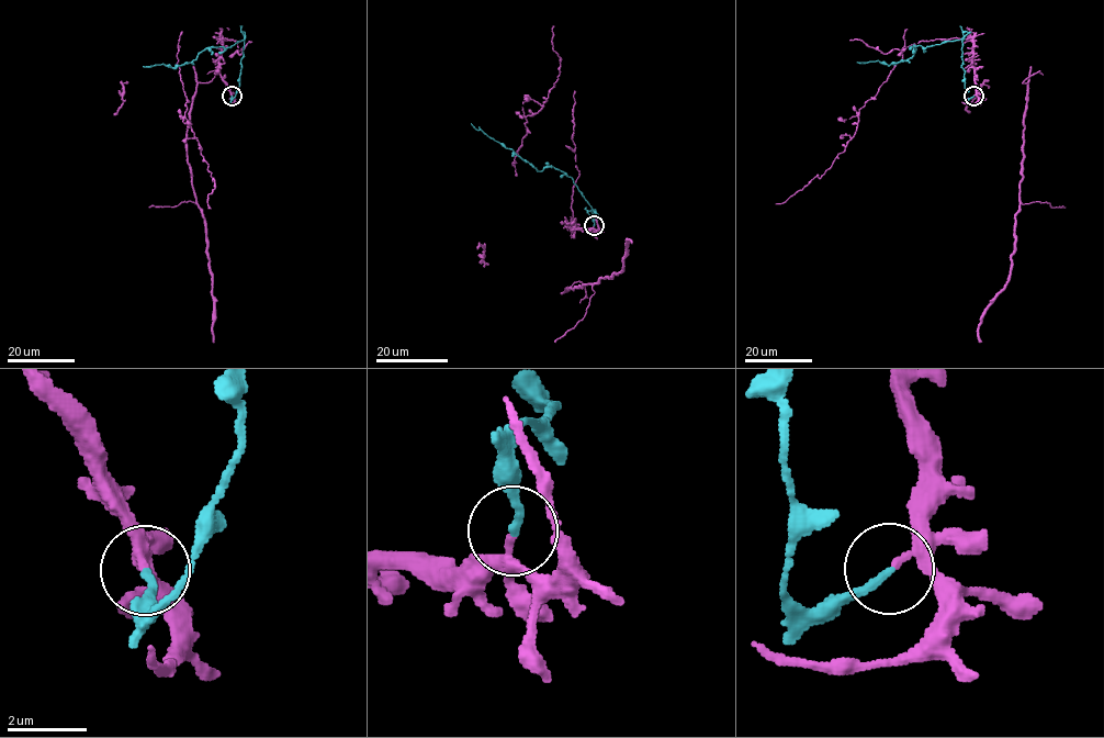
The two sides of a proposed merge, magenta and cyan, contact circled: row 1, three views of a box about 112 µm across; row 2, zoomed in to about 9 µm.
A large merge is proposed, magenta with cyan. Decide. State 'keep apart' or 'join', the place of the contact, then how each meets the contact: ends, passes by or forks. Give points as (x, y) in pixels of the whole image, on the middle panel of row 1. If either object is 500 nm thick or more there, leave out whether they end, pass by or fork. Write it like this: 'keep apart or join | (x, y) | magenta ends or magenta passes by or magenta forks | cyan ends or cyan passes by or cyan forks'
keep apart | (594, 225) | magenta passes by | cyan ends

